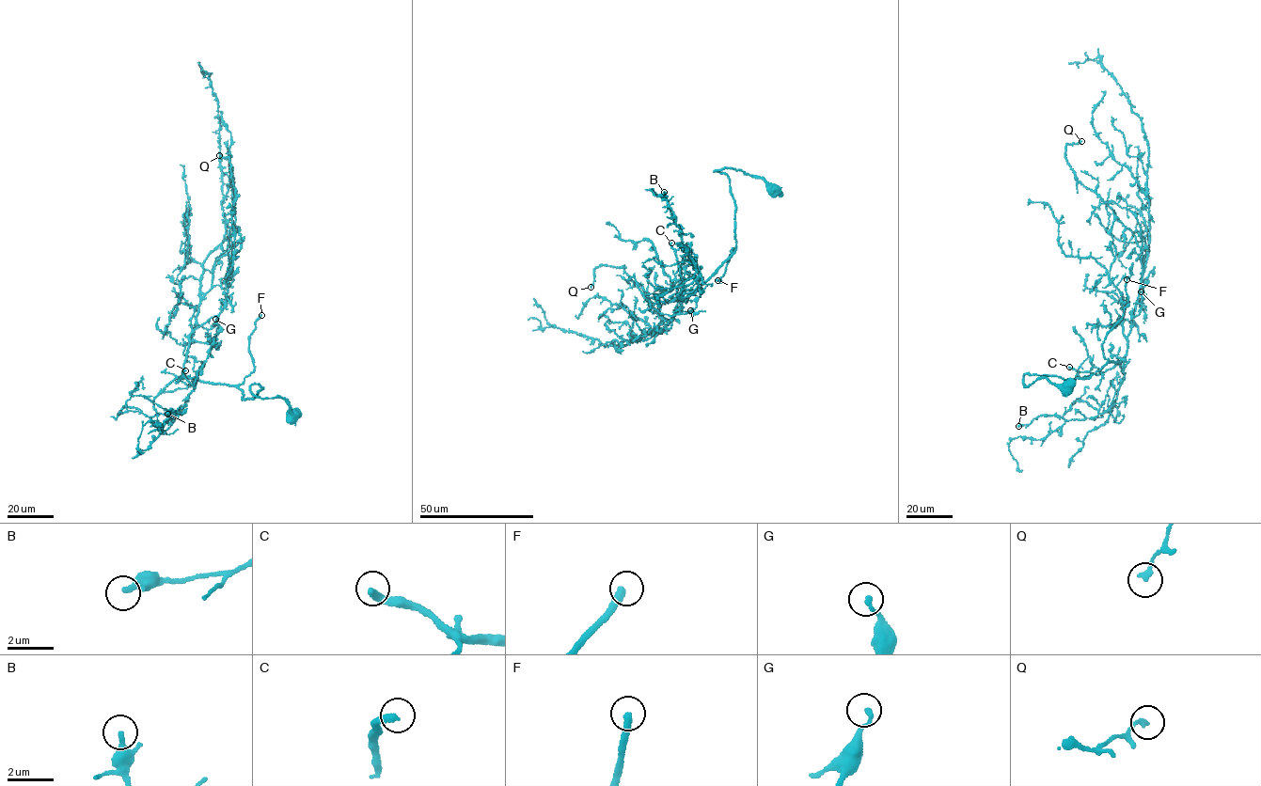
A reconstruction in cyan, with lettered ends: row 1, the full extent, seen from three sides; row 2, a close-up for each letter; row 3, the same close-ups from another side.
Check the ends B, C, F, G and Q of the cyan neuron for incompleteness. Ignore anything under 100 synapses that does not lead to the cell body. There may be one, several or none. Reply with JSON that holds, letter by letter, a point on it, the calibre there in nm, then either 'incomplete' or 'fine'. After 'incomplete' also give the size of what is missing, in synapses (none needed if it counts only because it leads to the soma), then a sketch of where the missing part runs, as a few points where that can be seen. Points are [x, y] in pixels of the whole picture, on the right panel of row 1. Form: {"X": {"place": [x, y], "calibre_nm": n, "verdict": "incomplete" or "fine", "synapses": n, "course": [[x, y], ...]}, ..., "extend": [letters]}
{"B": {"place": [1018, 426], "calibre_nm": 240, "verdict": "fine"}, "C": {"place": [1069, 367], "calibre_nm": 300, "verdict": "incomplete", "synapses": 250, "course": [[1069, 367], [1060, 364], [1053, 348], [1055, 310], [1064, 280], [1042, 260], [1035, 237], [1016, 217], [1015, 192]]}, "F": {"place": [1127, 279], "calibre_nm": 340, "verdict": "incomplete", "synapses": 950, "course": [[1127, 279], [1139, 172], [1117, 103], [1099, 80], [1103, 60], [1093, 45]]}, "G": {"place": [1141, 291], "calibre_nm": 190, "verdict": "fine"}, "Q": {"place": [1081, 141], "calibre_nm": 240, "verdict": "fine"}, "extend": ["C", "F"]}

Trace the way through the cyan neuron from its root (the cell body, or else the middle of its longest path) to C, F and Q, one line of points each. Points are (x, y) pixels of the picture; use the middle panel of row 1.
C: (775, 191), (741, 170), (714, 171), (729, 179), (735, 248), (689, 292), (684, 292), (671, 243)
F: (775, 191), (741, 170), (714, 171), (728, 176), (735, 206), (735, 248), (717, 280)
Q: (775, 191), (741, 170), (714, 171), (729, 179), (735, 248), (669, 322), (622, 267), (596, 267), (591, 287)

